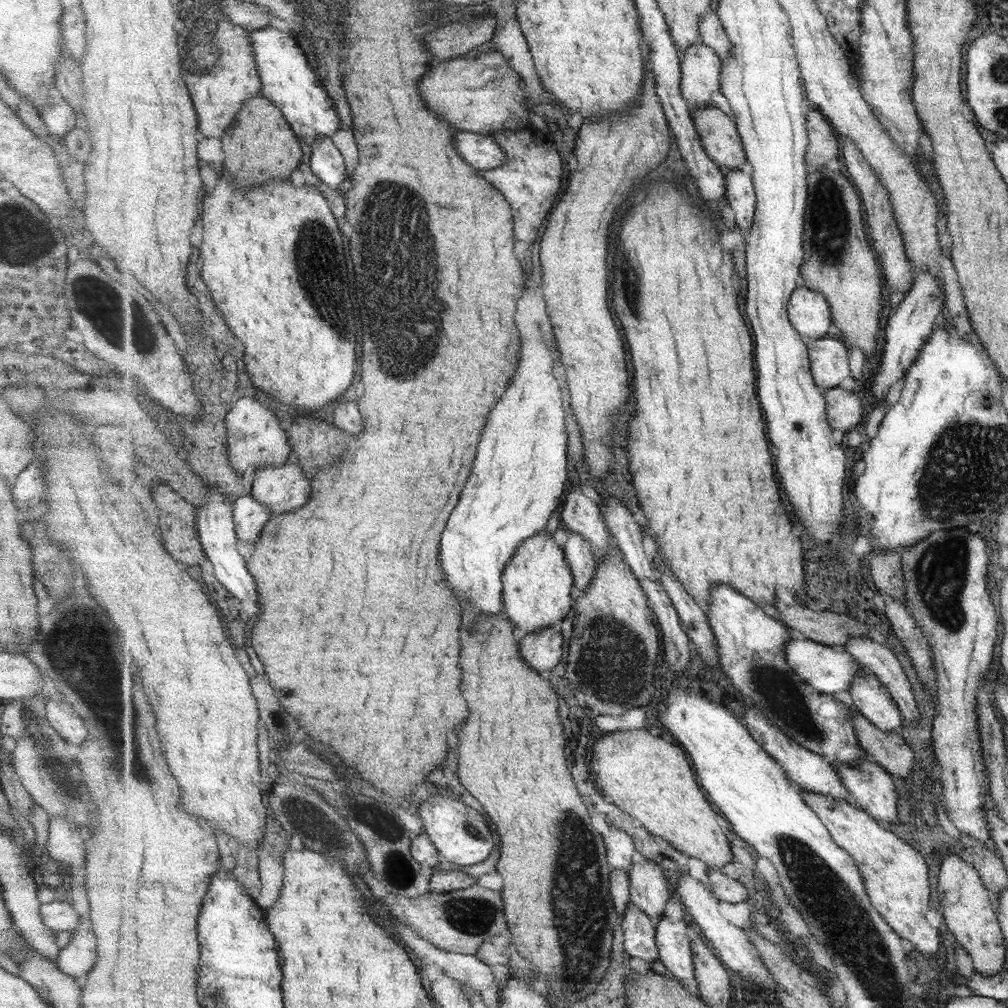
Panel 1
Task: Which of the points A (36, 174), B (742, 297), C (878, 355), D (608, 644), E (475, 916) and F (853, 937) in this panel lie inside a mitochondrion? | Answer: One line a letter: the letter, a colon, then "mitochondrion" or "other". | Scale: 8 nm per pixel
A: other
B: other
C: other
D: mitochondrion
E: mitochondrion
F: mitochondrion

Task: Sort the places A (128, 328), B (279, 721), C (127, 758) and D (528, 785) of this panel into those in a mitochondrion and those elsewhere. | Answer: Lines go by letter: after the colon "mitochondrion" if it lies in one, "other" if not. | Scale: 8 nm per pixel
A: mitochondrion
B: mitochondrion
C: mitochondrion
D: other

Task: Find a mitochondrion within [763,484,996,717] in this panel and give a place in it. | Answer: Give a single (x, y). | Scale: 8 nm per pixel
(939, 581)

